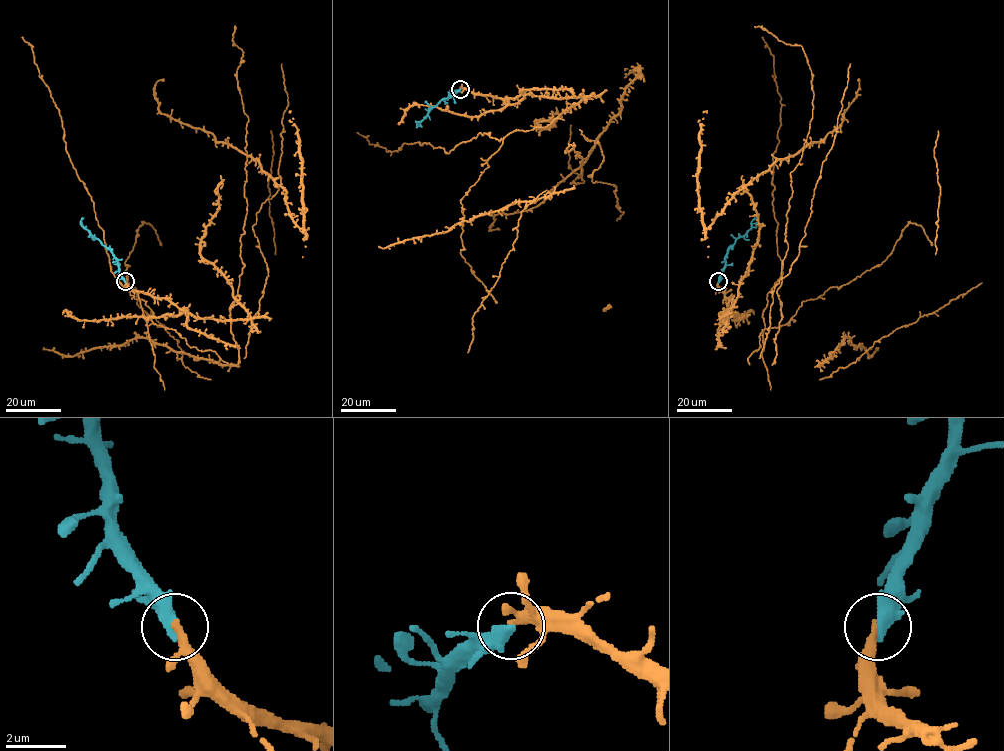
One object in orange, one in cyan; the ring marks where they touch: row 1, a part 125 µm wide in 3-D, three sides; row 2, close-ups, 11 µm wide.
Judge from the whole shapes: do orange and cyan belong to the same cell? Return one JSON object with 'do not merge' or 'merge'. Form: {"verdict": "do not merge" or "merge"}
{"verdict": "merge"}

